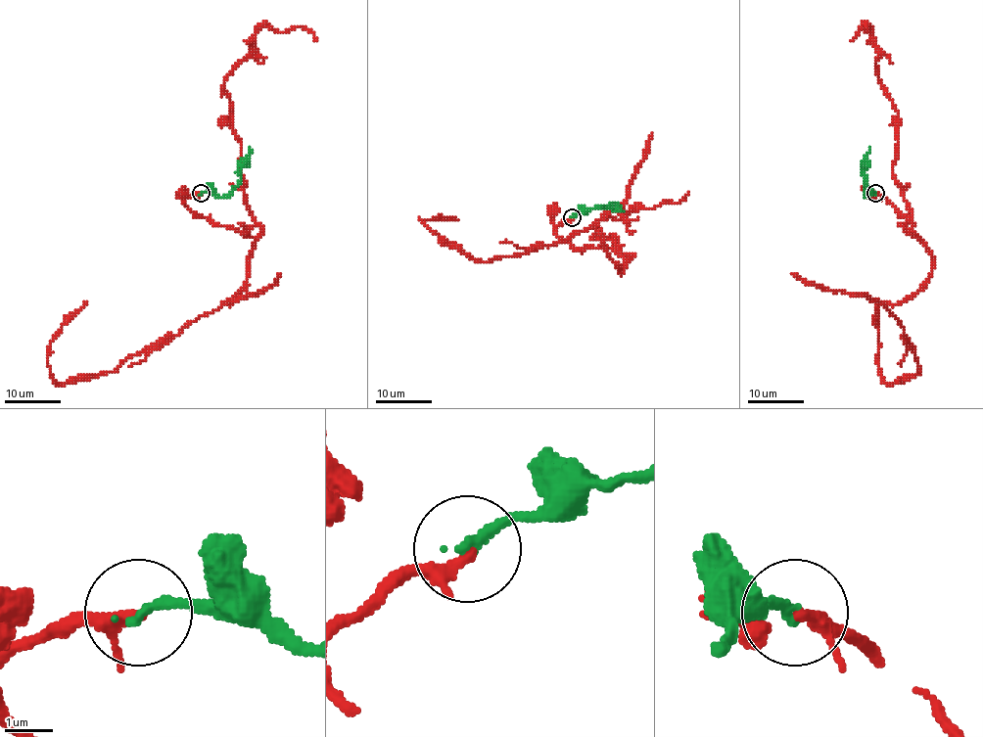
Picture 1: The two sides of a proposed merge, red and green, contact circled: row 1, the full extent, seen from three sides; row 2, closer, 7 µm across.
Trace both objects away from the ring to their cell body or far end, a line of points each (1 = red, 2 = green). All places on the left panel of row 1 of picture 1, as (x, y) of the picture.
1: (201, 193), (187, 207), (254, 239), (247, 284), (229, 304), (113, 371), (56, 384), (49, 343), (85, 300)
2: (201, 193), (227, 197), (240, 180), (240, 163), (249, 155), (250, 148)

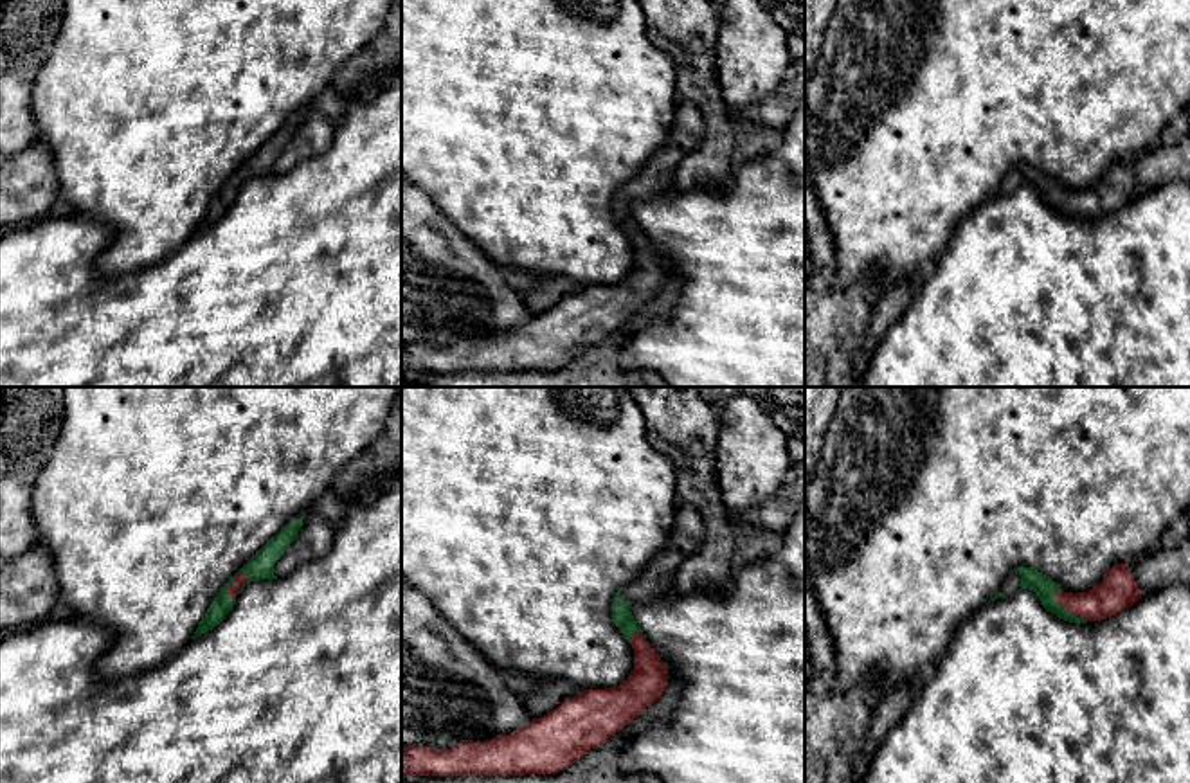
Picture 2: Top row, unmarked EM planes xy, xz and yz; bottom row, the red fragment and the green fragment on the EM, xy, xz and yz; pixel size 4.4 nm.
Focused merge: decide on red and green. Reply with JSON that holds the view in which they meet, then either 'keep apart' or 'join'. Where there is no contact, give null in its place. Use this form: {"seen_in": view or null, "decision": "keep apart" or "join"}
{"seen_in": "xy", "decision": "join"}

